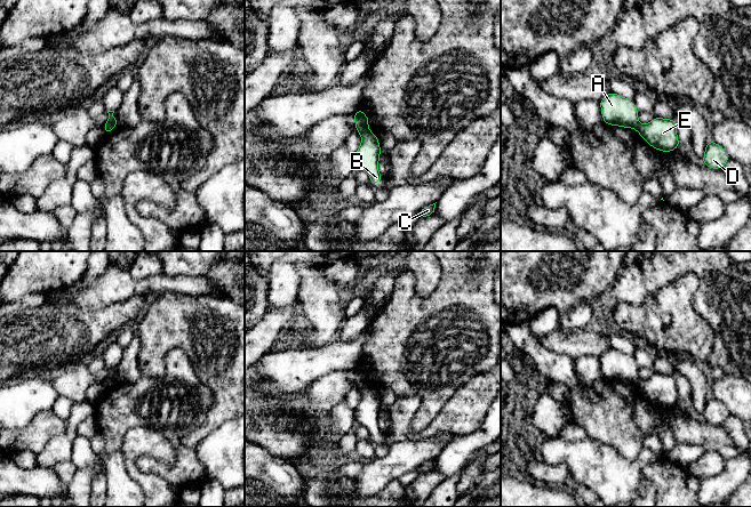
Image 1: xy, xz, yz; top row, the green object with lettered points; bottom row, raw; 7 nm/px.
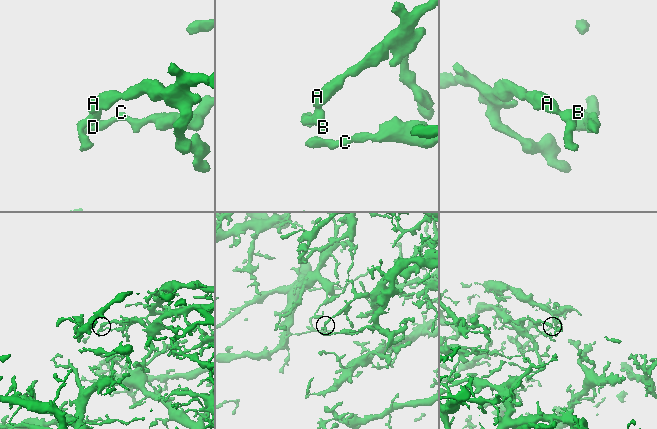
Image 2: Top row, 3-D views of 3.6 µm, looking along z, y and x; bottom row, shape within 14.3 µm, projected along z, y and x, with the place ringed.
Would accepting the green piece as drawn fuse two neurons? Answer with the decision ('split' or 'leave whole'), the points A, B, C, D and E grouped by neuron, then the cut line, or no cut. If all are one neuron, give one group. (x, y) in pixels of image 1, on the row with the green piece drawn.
split; A C D / B E; cut in xy along (117, 123), (109, 123), (104, 128)

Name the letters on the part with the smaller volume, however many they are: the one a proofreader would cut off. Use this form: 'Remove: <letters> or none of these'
Remove: B, E

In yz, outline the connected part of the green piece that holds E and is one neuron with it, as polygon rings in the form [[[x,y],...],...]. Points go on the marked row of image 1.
[[[656,116],[647,124],[639,123],[637,131],[648,145],[662,152],[672,152],[680,145],[673,119]]]

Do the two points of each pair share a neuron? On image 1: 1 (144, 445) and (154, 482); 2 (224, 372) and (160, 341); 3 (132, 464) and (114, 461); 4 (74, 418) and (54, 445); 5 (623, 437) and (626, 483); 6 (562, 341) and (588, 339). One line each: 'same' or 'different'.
1: same
2: same
3: different
4: same
5: different
6: same

